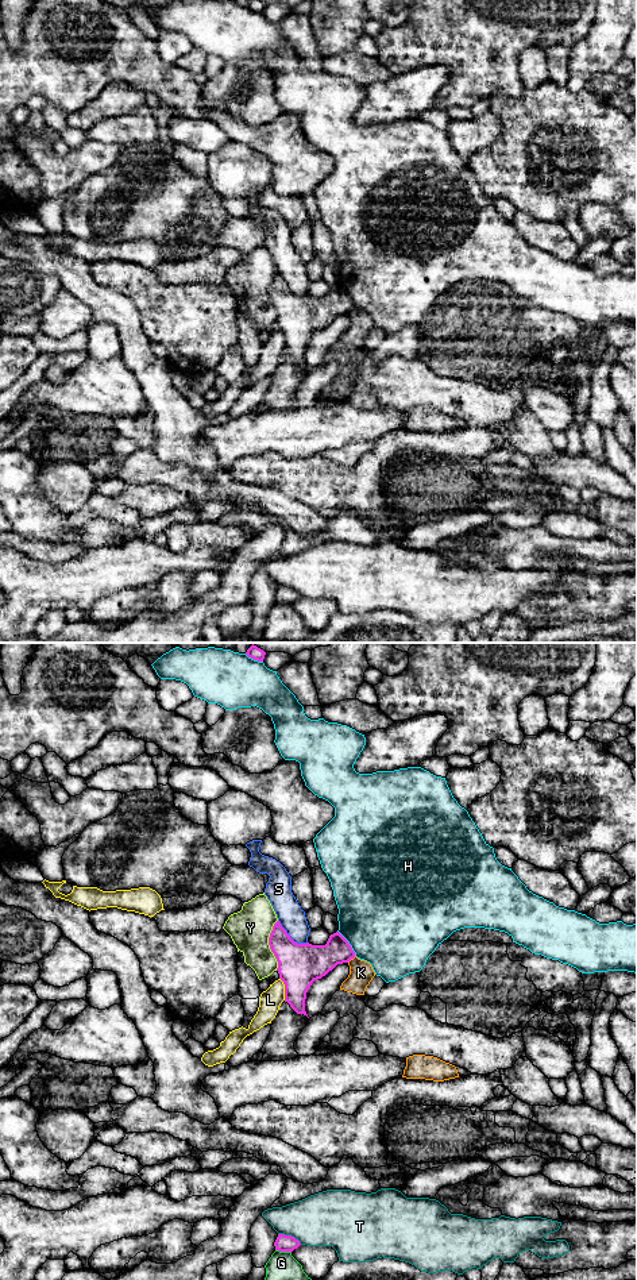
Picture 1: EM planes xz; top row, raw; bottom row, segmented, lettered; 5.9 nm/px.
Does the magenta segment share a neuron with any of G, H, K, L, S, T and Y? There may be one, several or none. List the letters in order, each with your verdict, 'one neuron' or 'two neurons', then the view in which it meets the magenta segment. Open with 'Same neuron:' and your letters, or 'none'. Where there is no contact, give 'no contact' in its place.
Same neuron: none
G: two neurons | xz
H: two neurons | xz
K: two neurons | xz
L: two neurons | xz
S: two neurons | xz
T: two neurons | xz
Y: two neurons | xz

